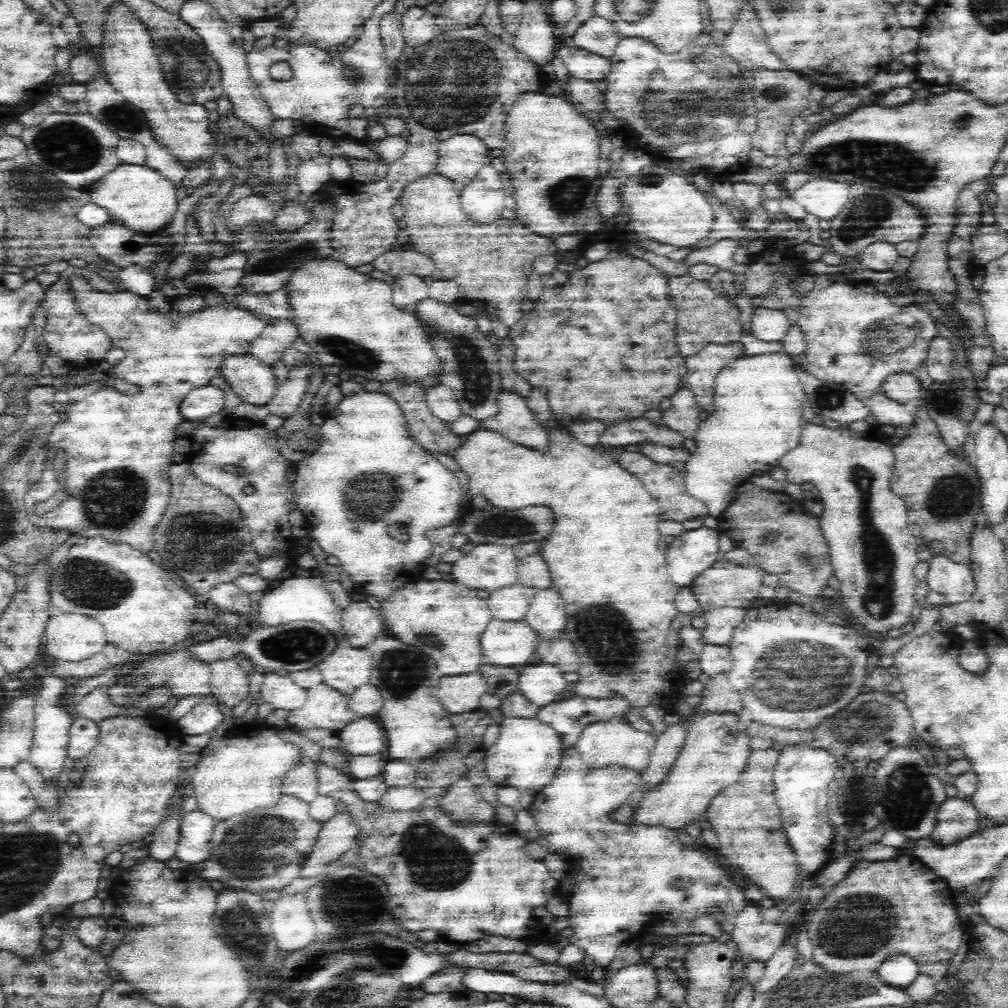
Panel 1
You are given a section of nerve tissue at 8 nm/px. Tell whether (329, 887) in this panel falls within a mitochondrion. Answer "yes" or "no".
yes

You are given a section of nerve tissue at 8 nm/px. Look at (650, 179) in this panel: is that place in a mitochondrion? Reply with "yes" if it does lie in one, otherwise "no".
no

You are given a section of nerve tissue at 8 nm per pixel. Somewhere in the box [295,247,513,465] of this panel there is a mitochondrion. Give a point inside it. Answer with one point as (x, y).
(473, 369)

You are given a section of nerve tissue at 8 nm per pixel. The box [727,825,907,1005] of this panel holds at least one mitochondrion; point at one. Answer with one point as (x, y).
(864, 926)

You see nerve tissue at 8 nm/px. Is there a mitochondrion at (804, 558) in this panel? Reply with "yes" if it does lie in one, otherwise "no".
yes

